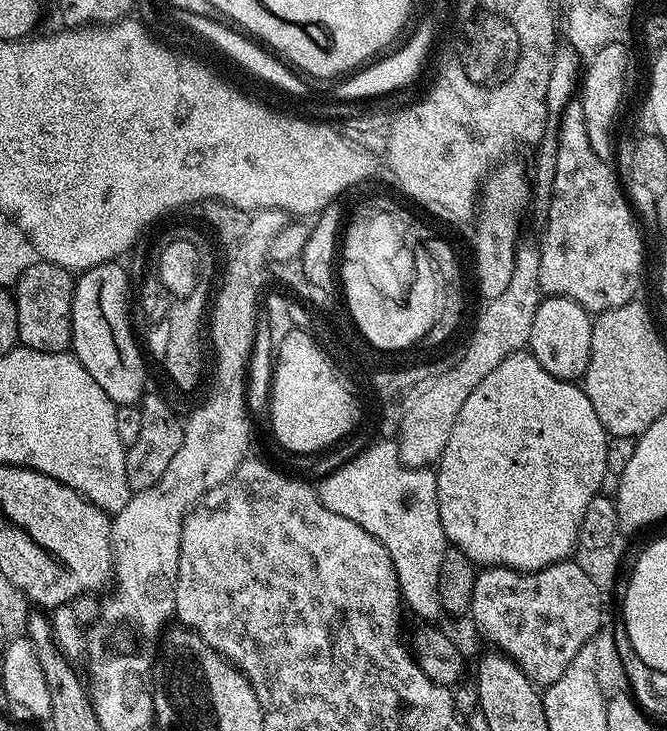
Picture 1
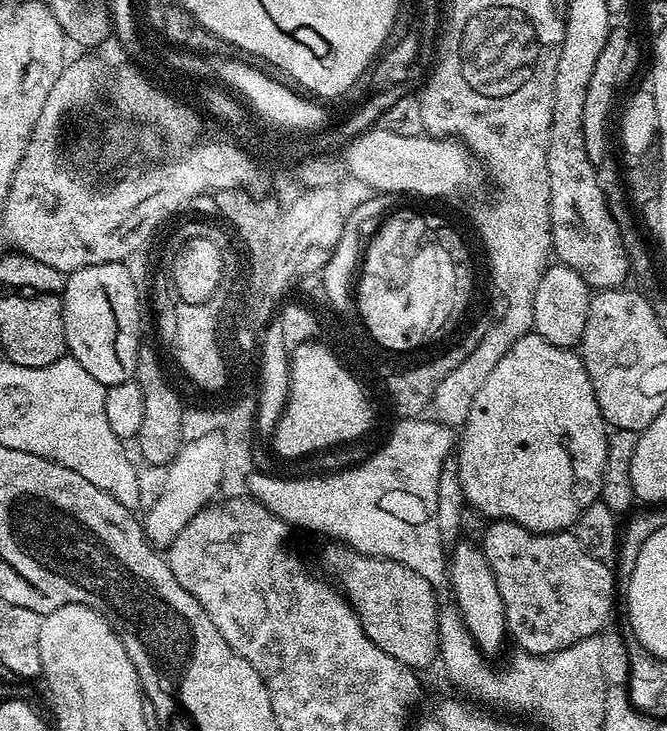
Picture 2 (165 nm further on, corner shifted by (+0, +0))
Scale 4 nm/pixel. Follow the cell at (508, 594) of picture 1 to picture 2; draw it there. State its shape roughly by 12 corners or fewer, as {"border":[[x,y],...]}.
{"border":[[509,520],[482,547],[515,647],[604,632],[614,572],[575,531]]}

